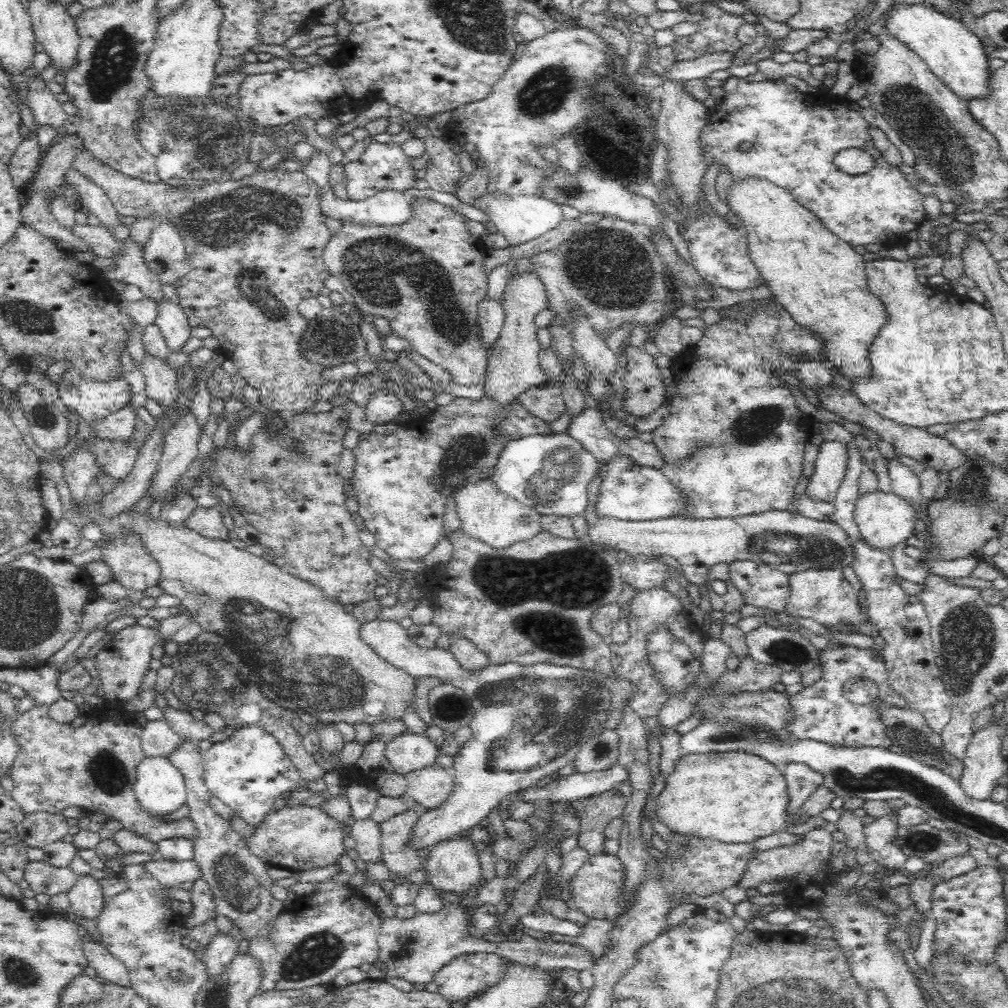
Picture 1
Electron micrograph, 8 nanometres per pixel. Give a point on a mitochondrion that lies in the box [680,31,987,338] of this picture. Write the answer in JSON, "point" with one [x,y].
{"point":[954,156]}

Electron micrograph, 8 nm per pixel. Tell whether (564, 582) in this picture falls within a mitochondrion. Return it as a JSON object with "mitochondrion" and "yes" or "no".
{"mitochondrion":"yes"}

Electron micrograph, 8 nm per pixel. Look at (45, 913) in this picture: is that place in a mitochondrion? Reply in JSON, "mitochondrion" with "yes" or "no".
{"mitochondrion":"no"}

